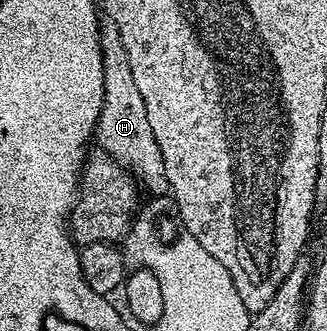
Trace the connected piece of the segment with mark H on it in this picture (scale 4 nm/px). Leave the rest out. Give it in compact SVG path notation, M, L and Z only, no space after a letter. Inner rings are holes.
M106 20L100 29L104 56L104 104L98 117L96 142L102 145L99 146L101 153L119 162L145 193L147 190L150 194L165 195L170 185L164 172L164 156L160 156L160 144L156 144L156 136L152 136L152 127L148 125L148 108L144 104L144 96L140 96L136 88L136 79L132 77L128 52L124 52L124 40L120 40L120 28Z

